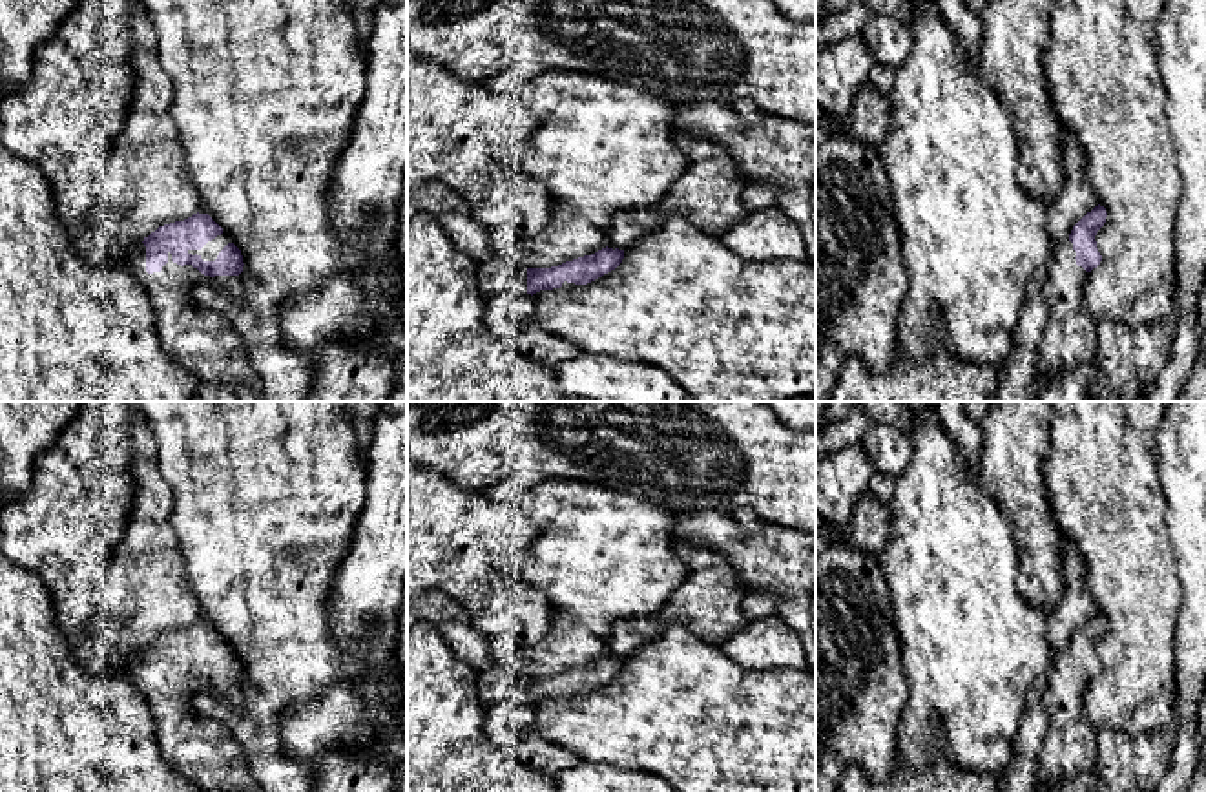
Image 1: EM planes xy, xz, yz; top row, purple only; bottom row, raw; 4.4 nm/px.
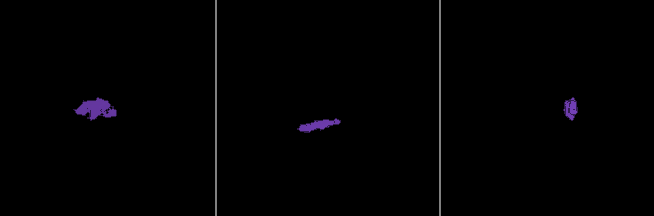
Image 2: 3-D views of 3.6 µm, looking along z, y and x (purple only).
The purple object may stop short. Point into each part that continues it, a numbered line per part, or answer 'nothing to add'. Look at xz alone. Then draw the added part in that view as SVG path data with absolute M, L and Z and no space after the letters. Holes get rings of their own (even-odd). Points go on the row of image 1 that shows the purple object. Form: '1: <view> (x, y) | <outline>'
1: xz (493, 278) | M494 259L478 265L478 288L491 299L504 292L527 292L527 270L504 266Z

